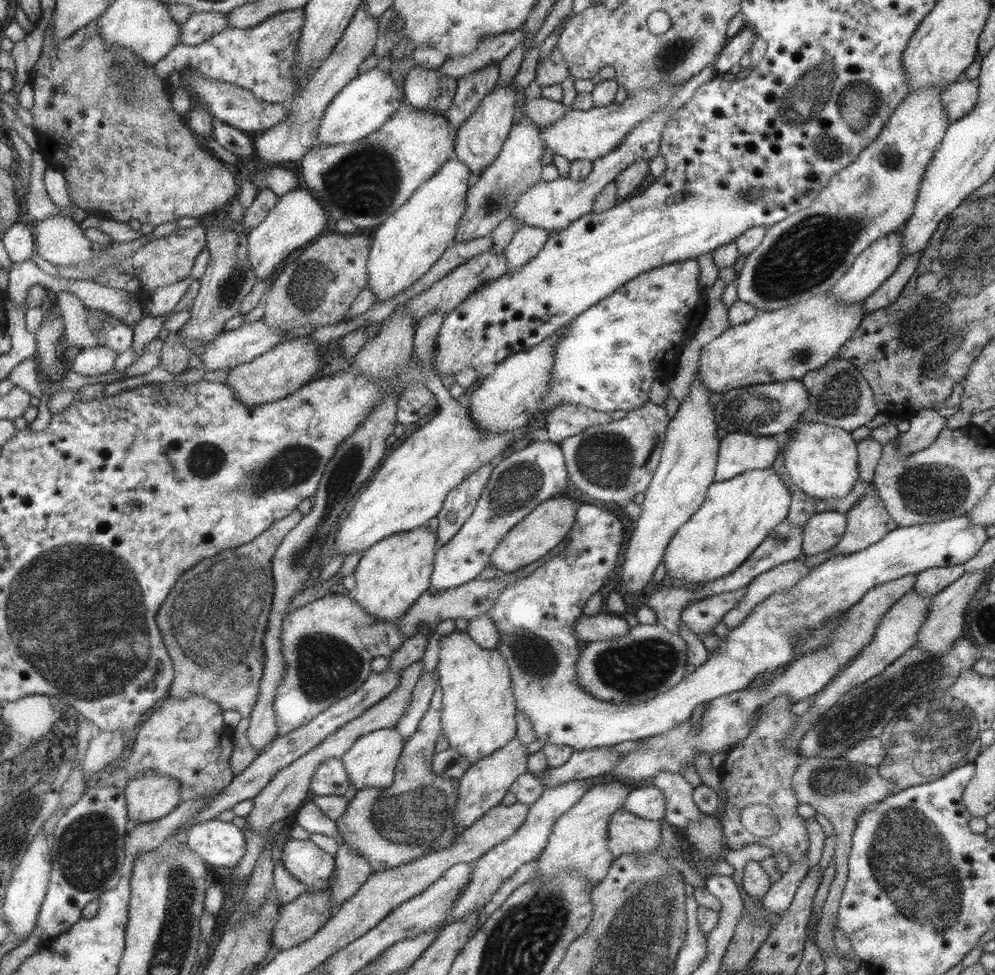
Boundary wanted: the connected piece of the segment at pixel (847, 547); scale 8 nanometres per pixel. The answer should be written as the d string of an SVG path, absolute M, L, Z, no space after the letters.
M877 490L867 491L845 513L846 527L835 545L835 555L855 554L865 547L875 544L890 530L898 526L884 509Z

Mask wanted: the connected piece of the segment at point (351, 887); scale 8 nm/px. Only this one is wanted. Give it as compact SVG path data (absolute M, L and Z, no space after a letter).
M339 839L338 849L334 856L336 879L329 886L332 894L332 905L336 908L349 898L373 873L363 856L348 849L342 839Z

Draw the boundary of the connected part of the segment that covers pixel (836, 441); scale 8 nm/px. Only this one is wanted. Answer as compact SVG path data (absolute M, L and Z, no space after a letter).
M820 422L796 424L787 431L790 434L780 451L784 450L783 464L792 484L807 496L821 500L847 496L858 480L858 452L850 433Z

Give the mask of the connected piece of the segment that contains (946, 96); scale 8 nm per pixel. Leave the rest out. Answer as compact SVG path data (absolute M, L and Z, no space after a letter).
M965 77L949 84L948 88L941 93L941 108L951 121L967 115L977 99L977 79L967 80Z

